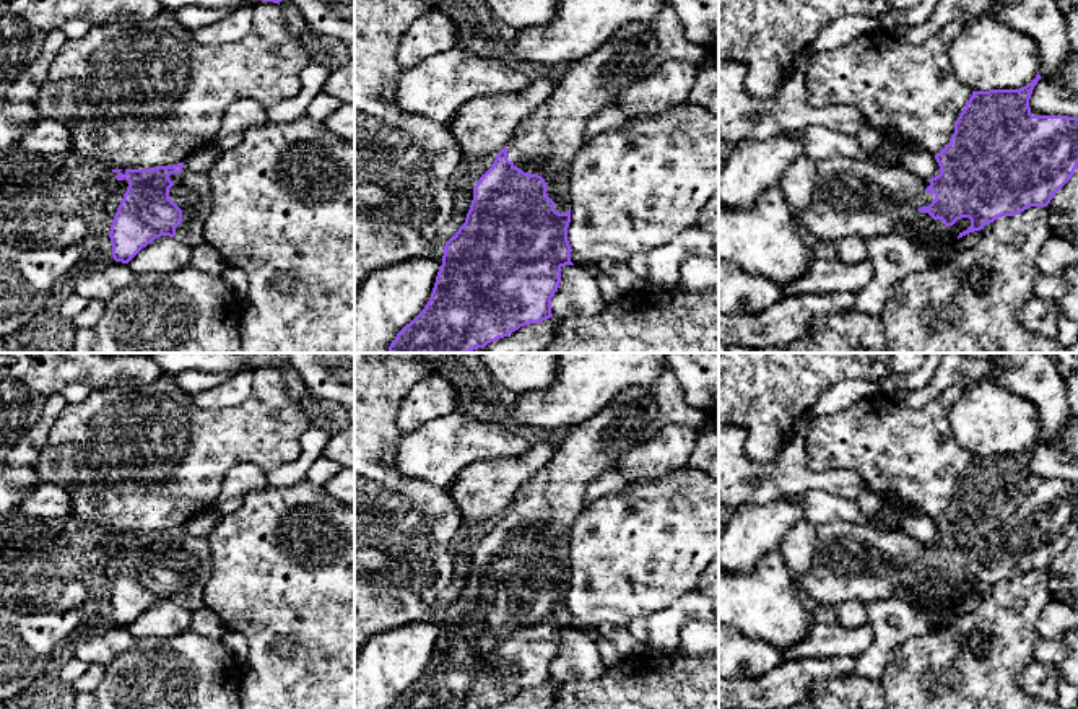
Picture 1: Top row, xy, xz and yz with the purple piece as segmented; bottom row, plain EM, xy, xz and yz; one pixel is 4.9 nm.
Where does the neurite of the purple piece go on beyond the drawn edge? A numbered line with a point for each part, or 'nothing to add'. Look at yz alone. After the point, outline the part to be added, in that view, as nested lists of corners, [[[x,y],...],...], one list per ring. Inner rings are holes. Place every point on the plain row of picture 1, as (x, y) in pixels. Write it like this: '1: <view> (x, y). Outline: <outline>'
1: yz (857, 561). Outline: [[[850,522],[816,525],[816,548],[811,569],[793,576],[818,605],[837,605],[844,600],[899,598],[902,589],[937,594],[941,584],[920,577],[935,564],[925,553],[930,543],[894,530],[881,530]]]

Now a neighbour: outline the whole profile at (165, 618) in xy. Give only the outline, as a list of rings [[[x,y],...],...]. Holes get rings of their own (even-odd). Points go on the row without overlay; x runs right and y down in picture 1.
[[[161,600],[143,611],[128,631],[135,637],[172,637],[189,629],[192,611],[176,602]]]

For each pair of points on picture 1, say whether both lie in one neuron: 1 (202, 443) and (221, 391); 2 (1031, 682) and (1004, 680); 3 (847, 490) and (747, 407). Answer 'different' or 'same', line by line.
1: different
2: different
3: different

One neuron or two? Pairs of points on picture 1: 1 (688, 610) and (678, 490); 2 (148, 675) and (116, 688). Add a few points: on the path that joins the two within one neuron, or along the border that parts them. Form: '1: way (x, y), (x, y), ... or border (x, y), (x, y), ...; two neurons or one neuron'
1: border (695, 589), (654, 615); two neurons
2: way (140, 683), (135, 688), (124, 688); one neuron

